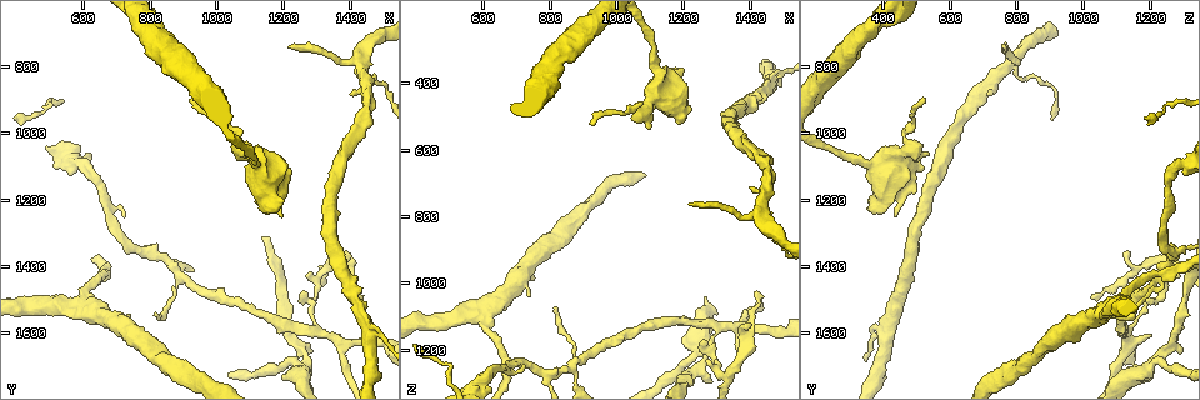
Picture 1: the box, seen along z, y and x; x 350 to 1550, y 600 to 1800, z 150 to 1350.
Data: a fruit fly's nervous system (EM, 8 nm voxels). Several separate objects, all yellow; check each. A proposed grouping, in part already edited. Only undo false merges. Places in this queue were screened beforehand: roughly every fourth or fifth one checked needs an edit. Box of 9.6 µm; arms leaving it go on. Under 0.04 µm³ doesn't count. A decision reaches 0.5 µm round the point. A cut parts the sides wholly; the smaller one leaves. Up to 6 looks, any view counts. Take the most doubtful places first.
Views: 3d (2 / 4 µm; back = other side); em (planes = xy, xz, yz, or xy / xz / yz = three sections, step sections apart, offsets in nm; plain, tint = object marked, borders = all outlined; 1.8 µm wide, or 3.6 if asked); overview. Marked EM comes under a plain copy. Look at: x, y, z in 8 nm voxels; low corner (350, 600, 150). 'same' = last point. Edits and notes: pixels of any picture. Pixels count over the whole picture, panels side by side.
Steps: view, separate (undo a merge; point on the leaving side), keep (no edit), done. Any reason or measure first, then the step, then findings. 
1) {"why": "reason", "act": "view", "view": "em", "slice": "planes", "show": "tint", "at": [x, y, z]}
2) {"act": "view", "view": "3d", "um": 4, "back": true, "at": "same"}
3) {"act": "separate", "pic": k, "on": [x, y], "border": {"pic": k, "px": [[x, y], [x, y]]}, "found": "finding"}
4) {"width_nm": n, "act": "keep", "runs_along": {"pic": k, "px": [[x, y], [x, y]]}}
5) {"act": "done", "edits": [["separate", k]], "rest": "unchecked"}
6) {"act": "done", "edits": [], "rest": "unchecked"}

{"why": "abrupt turn", "act": "view", "view": "em", "slice": "xz", "step": 16, "show": "tint", "at": [1440, 810, 780]}

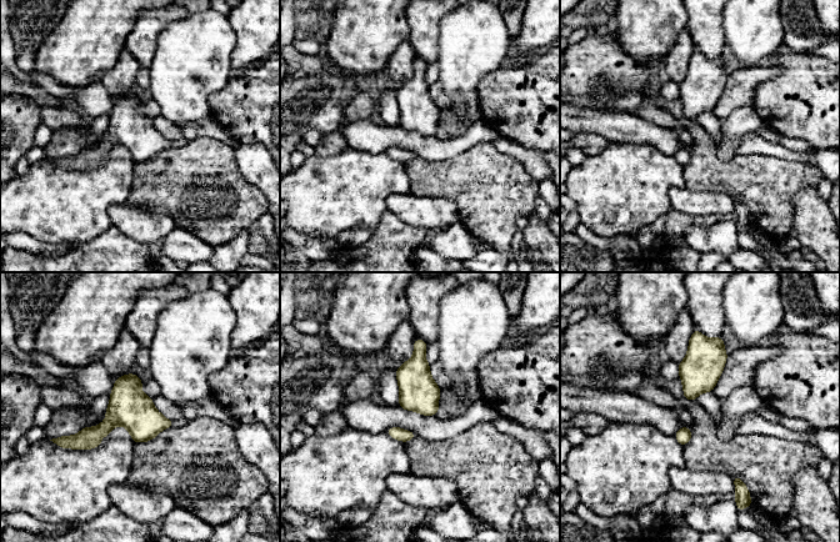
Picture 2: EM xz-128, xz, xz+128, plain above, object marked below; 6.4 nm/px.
{"why": "cut it another way", "act": "view", "view": "em", "slice": "planes", "show": "borders", "at": "same"}

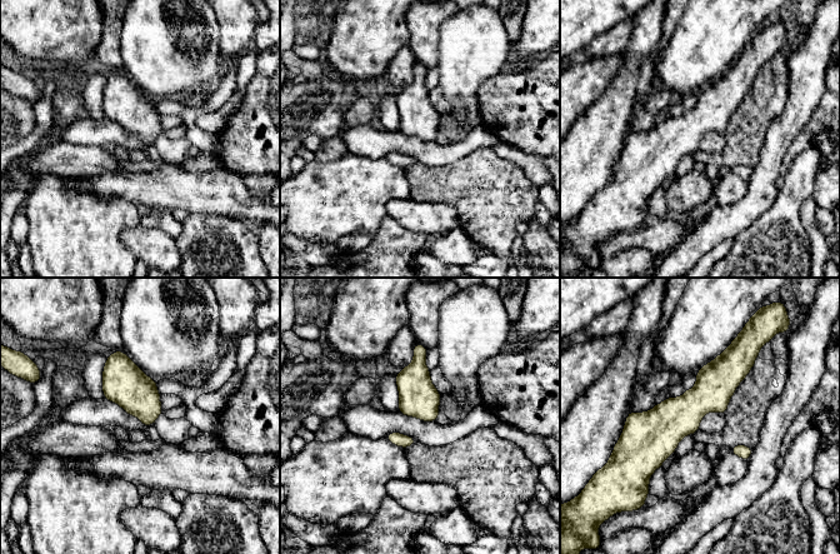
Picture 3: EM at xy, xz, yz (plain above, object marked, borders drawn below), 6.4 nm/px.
{"width_nm": 240, "act": "keep", "runs_along": {"pic": 3, "px": [[749, 362], [660, 430], [626, 432]]}, "found": "all the same neuron"}

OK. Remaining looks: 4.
{"why": "three arms meet", "act": "view", "view": "em", "slice": "xz", "step": 4, "show": "tint", "at": [880, 1400, 1260]}

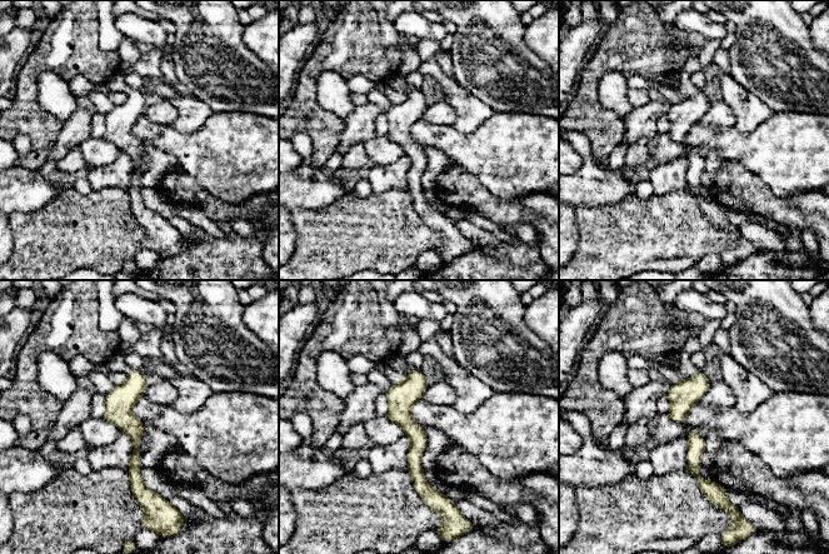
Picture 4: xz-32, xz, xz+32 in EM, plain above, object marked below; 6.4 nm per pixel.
{"act": "view", "view": "em", "slice": "planes", "show": "tint", "at": "same"}

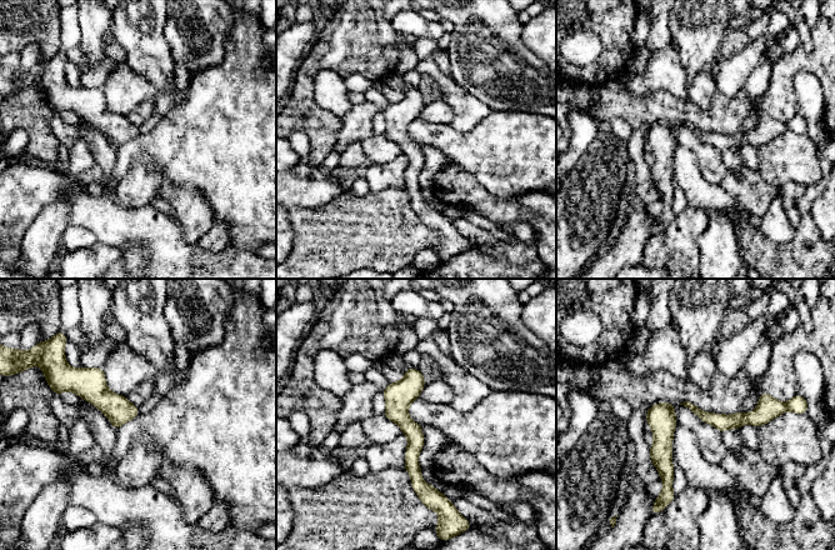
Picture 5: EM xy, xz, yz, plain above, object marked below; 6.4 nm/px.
{"act": "keep", "runs_along": {"pic": 5, "px": [[410, 371], [401, 418], [430, 493]]}, "found": "all the same neuron"}

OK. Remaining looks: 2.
{"why": "three arms meet", "act": "view", "view": "em", "um": 3.6, "slice": "planes", "show": "tint", "at": [1340, 1400, 1270]}

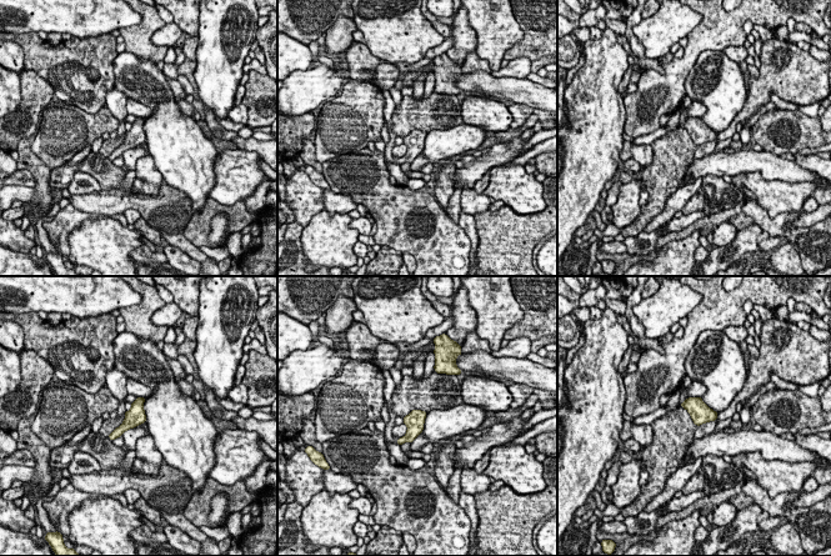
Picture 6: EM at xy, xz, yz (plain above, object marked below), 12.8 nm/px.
{"act": "keep", "found": "all the same neuron"}

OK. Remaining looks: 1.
{"act": "done", "edits": [], "rest": "unchecked"}

